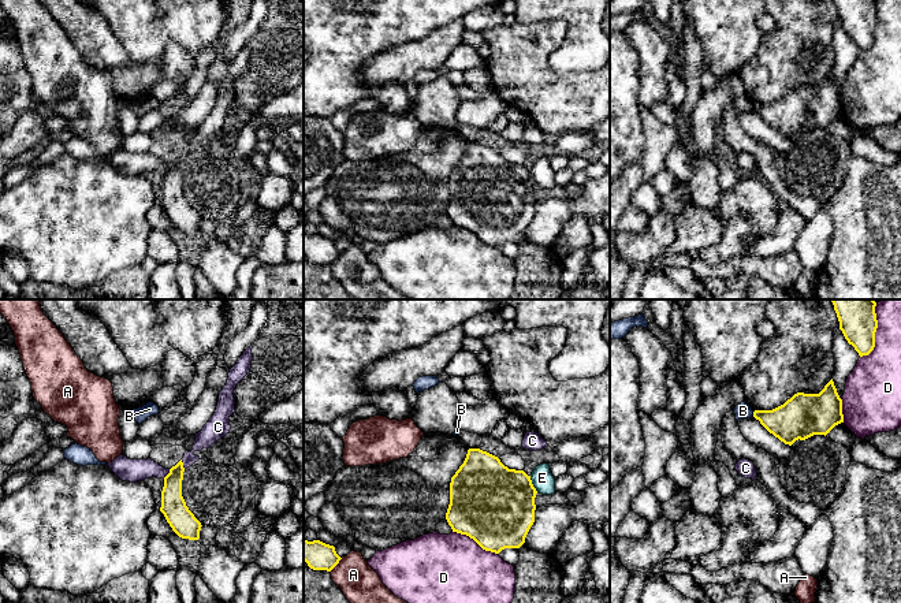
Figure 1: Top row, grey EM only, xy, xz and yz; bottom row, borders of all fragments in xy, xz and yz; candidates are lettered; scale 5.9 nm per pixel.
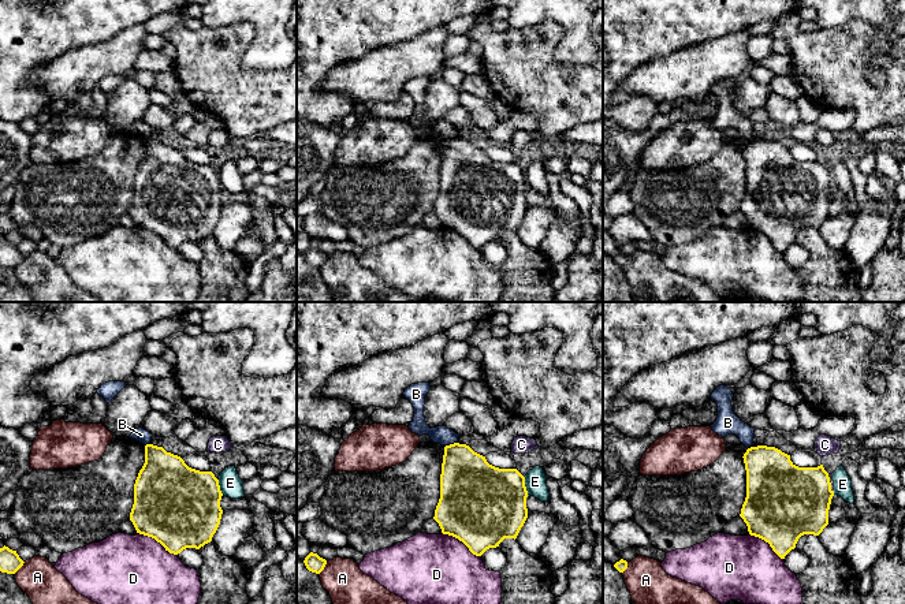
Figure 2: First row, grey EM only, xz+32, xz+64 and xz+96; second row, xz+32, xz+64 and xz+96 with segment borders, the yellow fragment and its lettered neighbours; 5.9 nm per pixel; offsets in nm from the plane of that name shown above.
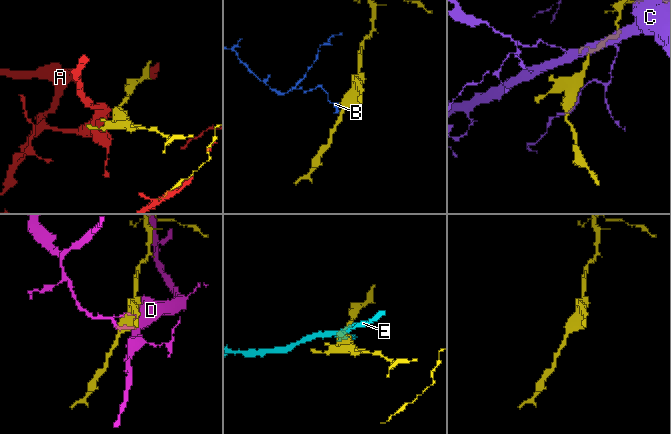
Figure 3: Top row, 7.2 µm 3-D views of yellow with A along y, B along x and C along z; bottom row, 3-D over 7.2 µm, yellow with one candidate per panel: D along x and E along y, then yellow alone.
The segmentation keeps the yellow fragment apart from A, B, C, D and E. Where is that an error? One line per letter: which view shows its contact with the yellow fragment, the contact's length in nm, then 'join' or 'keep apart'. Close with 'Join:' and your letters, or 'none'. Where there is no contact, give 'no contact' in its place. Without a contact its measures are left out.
A: xz | 120 nm | keep apart
B: yz | 30 nm | keep apart
C: xy | 70 nm | keep apart
D: yz | 320 nm | keep apart
E: xz | 110 nm | keep apart
Join: none

